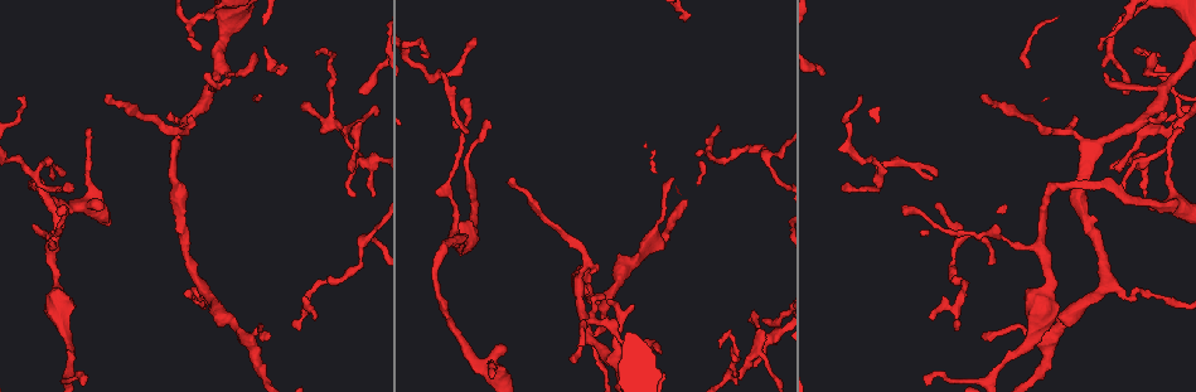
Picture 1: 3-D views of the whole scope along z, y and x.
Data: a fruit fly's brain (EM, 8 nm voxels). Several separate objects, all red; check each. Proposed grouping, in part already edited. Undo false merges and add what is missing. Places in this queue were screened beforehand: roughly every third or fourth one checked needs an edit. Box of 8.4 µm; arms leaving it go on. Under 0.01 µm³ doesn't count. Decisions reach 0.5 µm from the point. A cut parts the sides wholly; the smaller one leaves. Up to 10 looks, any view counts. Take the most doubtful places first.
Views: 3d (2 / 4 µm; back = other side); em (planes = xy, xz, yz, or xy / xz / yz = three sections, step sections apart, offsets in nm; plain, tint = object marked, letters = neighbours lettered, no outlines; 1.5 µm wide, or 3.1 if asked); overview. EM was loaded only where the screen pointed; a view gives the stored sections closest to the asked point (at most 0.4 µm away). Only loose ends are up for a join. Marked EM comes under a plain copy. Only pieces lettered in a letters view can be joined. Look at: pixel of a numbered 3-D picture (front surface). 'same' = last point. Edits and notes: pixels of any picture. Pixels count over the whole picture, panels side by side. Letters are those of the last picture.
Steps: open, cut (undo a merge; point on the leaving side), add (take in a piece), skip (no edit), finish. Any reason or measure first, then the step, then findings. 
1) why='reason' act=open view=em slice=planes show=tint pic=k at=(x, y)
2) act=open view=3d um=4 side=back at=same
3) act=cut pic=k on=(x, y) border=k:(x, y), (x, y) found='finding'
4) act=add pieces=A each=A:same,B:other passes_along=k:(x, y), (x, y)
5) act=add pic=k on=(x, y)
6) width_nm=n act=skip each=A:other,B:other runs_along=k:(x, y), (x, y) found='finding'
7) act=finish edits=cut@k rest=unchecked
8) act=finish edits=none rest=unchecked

why='free end' act=open view=3d um=4 pic=1 at=(422, 54)

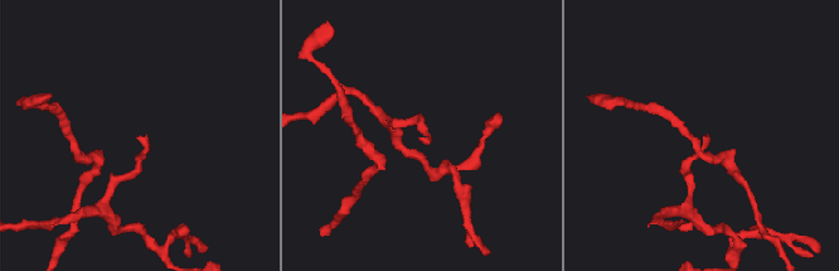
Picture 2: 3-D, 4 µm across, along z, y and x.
act=open view=em slice=xy step=4 show=letters pic=2 at=(421, 137)

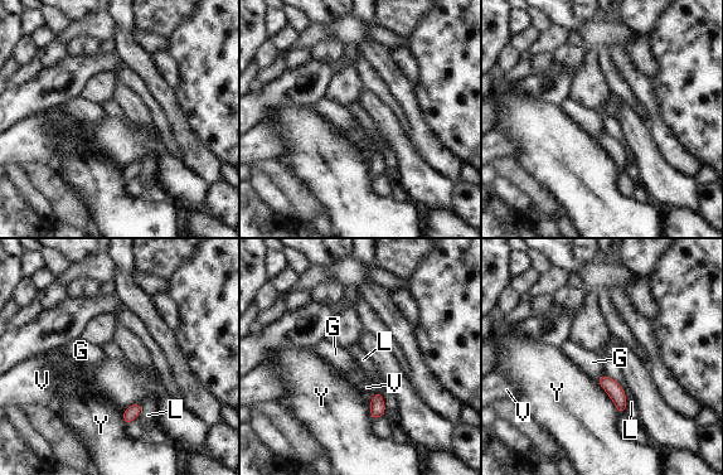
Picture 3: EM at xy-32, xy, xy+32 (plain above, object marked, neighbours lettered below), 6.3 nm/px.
act=skip each=G:other,L:other,V:other,Y:other border=3:(140, 403), (132, 403), (124, 411) found='no lettered piece goes on from it'

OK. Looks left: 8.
why='branch stops here' act=open view=3d um=2 pic=1 at=(1176, 130)

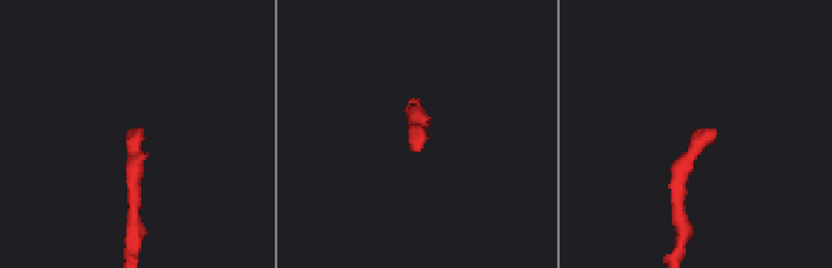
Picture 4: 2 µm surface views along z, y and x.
act=open view=em slice=planes show=letters pic=4 at=(142, 128)

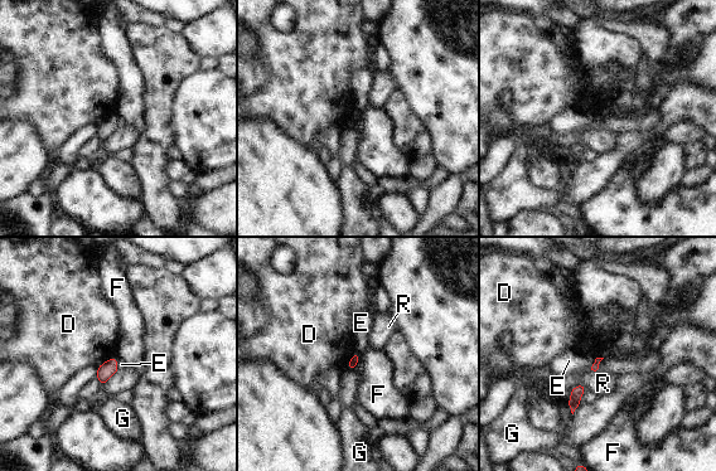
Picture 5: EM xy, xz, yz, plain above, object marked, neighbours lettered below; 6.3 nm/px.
longest_contact=R:160nm act=skip each=D:other,E:other,F:other,G:other,R:other found='no lettered piece goes on from it'

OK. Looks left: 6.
why='thin end' act=open view=3d um=2 pic=1 at=(70, 192)

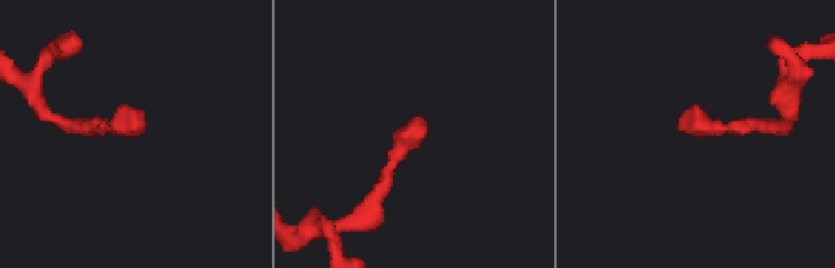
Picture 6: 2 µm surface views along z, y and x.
act=open view=em slice=yz step=8 show=tint pic=6 at=(684, 132)

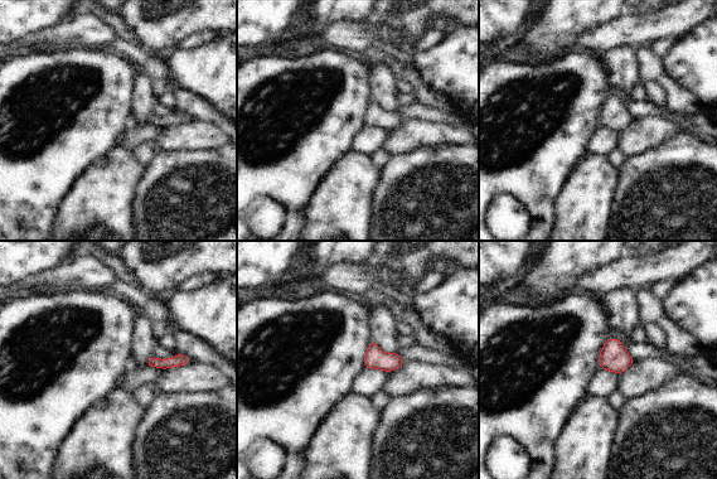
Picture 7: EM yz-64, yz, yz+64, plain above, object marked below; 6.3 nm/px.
why='cut it another way' act=open view=em slice=planes show=letters at=same

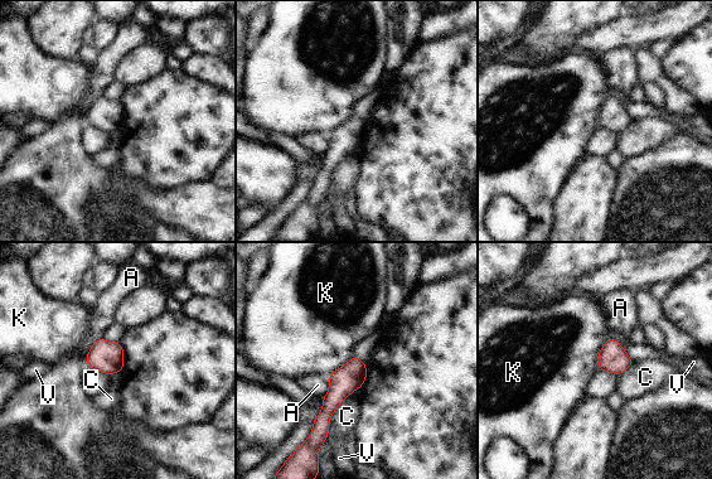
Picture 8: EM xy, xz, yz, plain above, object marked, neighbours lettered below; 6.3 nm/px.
width_nm=180 act=skip each=A:other,C:other,K:other,V:other border=8:(608, 338), (599, 353), (599, 369) found='no lettered piece goes on from it'

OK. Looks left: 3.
why='an open end' act=open view=3d um=2 pic=1 at=(1145, 195)

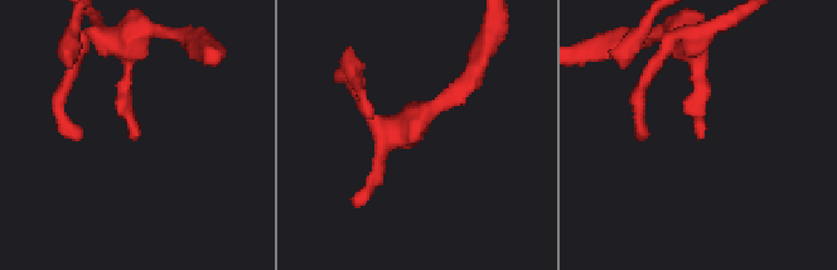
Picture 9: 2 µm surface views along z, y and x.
why='need the tissue' act=open view=em slice=xy step=8 show=tint pic=9 at=(133, 137)

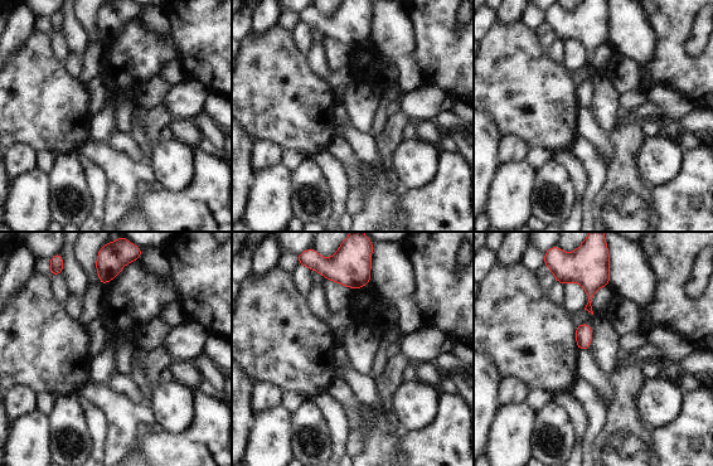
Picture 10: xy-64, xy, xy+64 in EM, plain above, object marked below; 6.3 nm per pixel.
why='cut it another way' act=open view=em slice=planes show=letters at=same

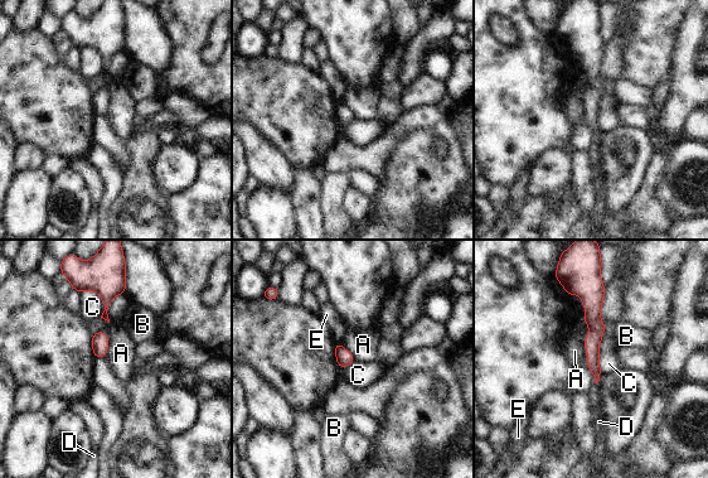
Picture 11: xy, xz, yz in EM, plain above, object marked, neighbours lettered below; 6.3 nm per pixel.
act=skip each=A:other,B:other,C:other,D:other,E:other runs_along=11:(588, 305), (597, 372) found='no lettered piece goes on from it'

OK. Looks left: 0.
act=finish edits=none rest=unchecked

